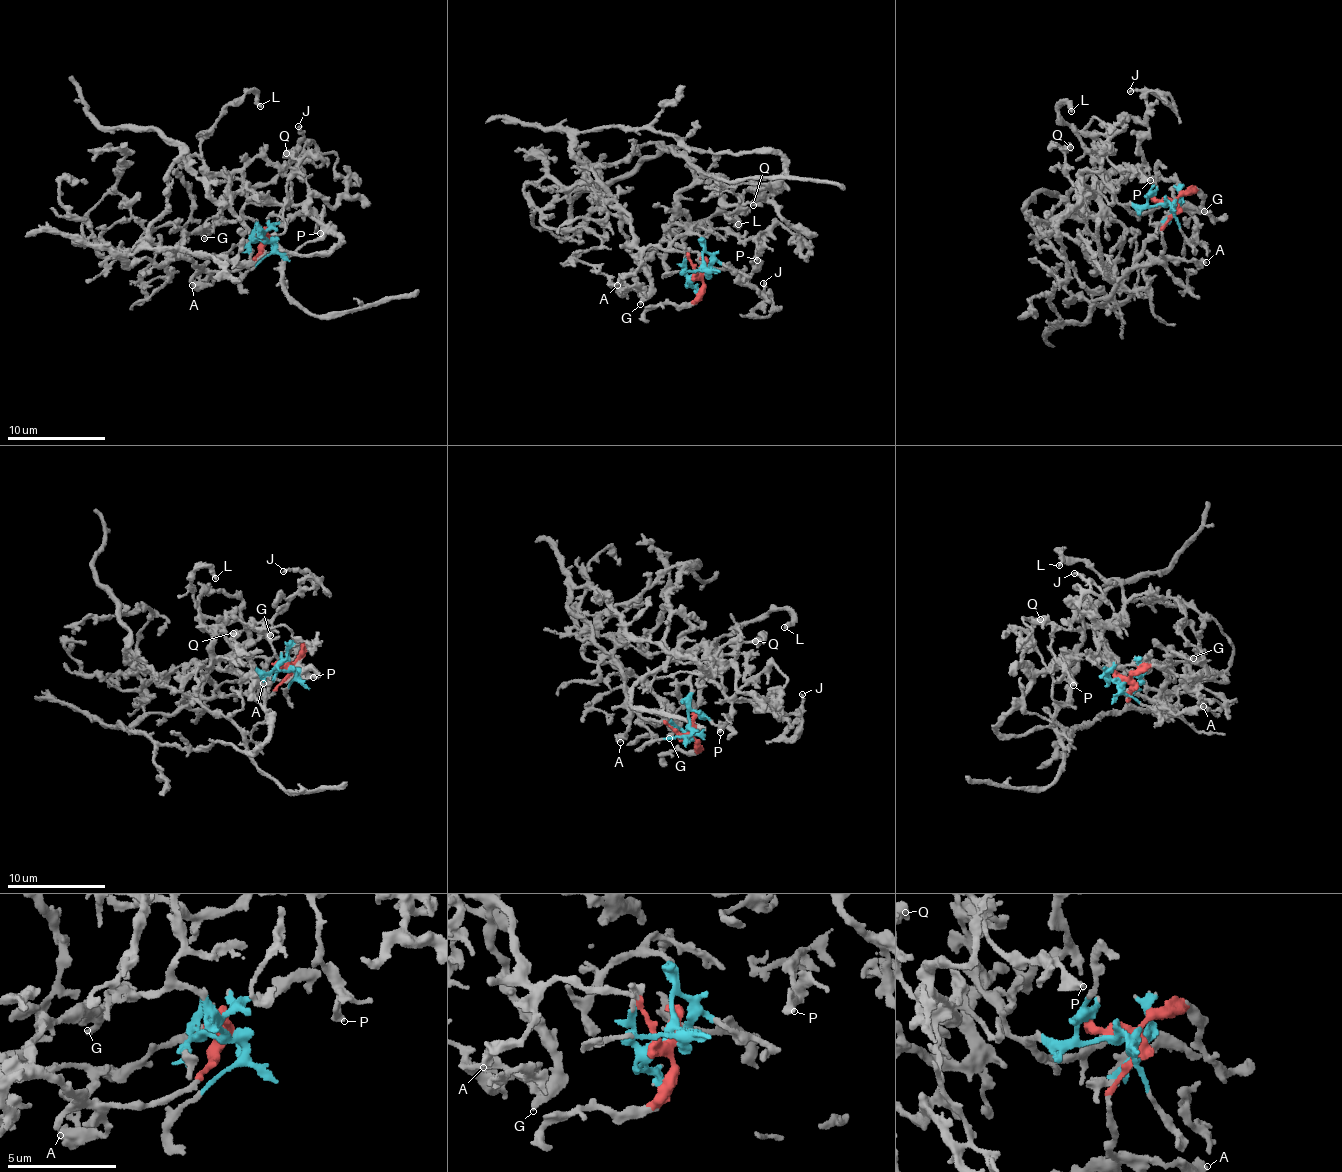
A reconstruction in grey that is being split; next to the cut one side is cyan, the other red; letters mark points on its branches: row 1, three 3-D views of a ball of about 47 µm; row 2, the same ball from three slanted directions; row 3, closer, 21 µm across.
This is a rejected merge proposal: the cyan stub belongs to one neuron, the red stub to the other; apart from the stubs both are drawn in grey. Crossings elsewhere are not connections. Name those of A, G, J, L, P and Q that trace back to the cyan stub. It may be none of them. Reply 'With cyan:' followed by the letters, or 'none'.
With cyan: J, L, P, Q

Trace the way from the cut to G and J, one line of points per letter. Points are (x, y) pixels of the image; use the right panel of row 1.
G: (1166, 201), (1174, 214), (1162, 236), (1163, 258), (1128, 267), (1167, 218), (1183, 209), (1204, 211)
J: (1166, 203), (1135, 208), (1105, 181), (1104, 173), (1123, 174), (1142, 162), (1145, 120), (1169, 97), (1129, 91)

